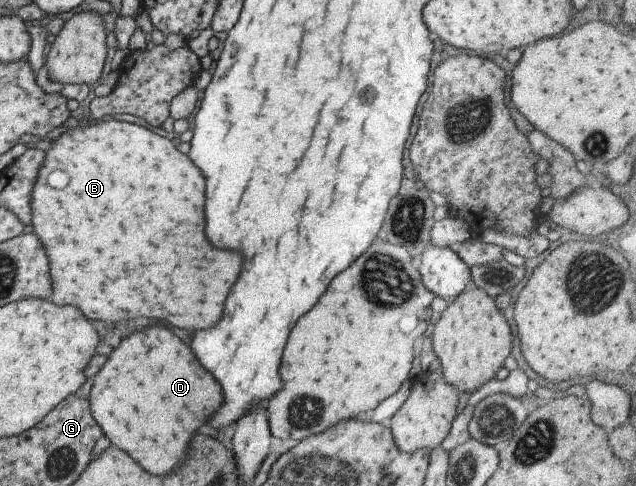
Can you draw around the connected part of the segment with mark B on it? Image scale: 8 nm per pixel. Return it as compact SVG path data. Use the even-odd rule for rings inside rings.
M96 120L90 124L86 121L78 123L79 126L70 128L62 132L56 140L52 140L50 148L46 150L44 156L44 166L38 168L38 176L34 180L32 192L30 192L30 210L32 210L32 232L40 240L46 256L48 256L48 272L50 272L50 282L52 282L52 294L50 302L56 306L74 306L80 310L80 314L88 320L104 320L104 322L116 322L124 318L150 318L150 320L162 320L174 328L186 326L186 330L200 330L206 326L216 324L216 320L222 314L222 302L224 296L228 294L228 288L234 284L238 270L240 270L240 256L236 252L224 252L224 250L214 250L206 240L204 240L204 216L202 216L202 202L204 202L204 178L202 174L194 168L194 164L180 154L172 142L158 134L154 134L142 126L117 122L115 120ZM58 170L62 176L66 176L66 184L62 188L54 188L48 182L50 172Z

